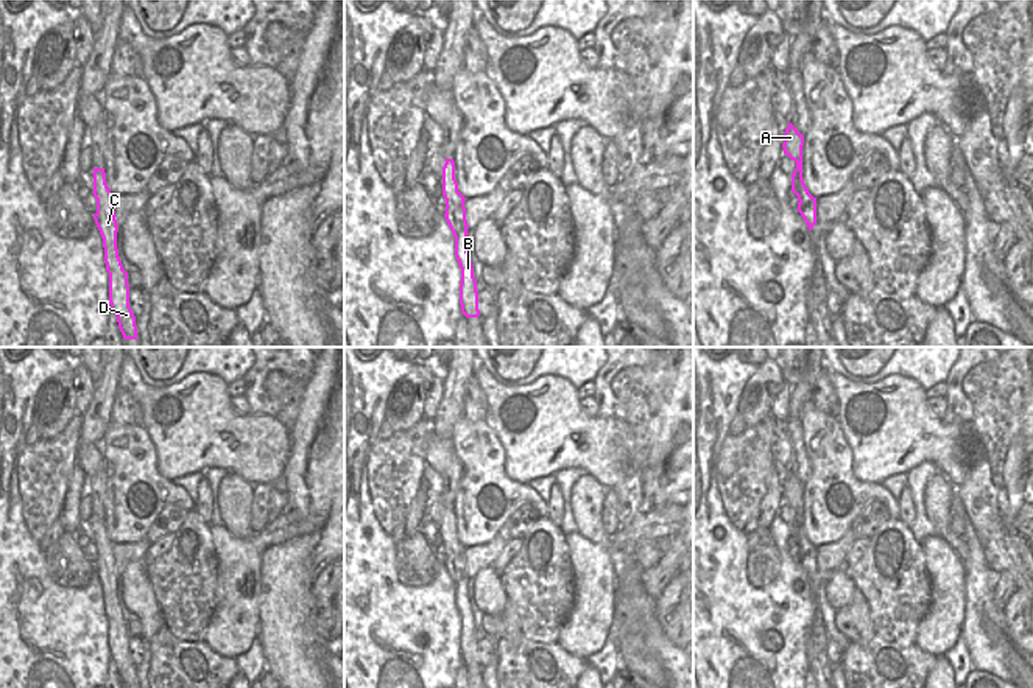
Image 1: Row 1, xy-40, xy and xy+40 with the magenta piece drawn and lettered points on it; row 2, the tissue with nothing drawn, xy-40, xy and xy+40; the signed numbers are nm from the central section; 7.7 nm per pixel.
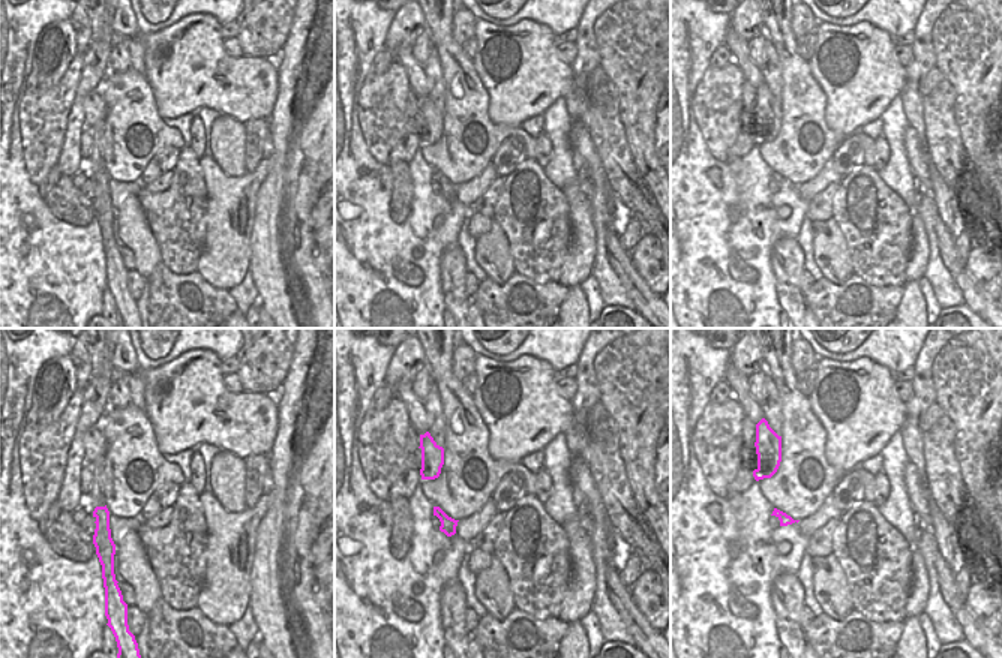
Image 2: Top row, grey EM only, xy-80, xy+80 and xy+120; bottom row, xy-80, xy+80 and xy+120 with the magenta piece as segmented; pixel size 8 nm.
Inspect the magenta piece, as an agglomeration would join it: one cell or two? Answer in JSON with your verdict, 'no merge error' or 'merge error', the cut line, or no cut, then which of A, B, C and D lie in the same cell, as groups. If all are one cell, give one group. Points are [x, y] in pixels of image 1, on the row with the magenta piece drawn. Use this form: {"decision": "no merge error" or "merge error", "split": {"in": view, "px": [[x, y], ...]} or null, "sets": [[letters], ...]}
{"decision": "no merge error", "split": null, "sets": [["A", "B", "C", "D"]]}

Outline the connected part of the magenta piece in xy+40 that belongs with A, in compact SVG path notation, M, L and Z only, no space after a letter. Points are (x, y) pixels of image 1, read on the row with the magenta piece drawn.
M788 121L788 128L784 132L784 154L796 162L796 168L791 174L791 191L798 196L798 212L804 218L809 230L816 224L816 198L813 198L802 179L802 146L804 135Z

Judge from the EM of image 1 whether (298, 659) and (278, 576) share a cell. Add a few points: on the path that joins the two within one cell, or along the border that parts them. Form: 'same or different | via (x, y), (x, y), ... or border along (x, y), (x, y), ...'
same | via (292, 638), (285, 596)

